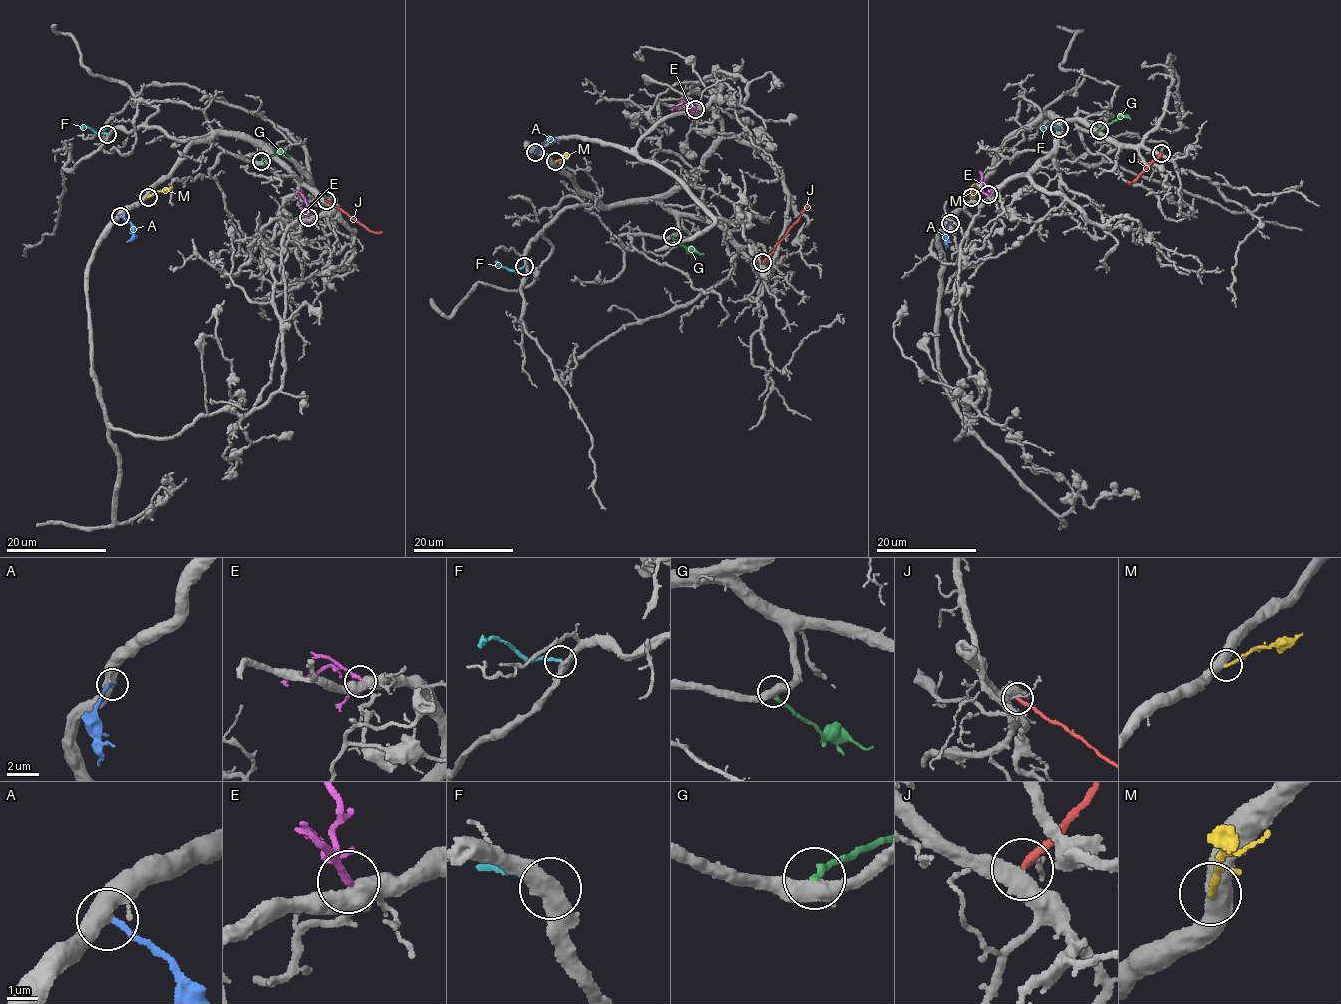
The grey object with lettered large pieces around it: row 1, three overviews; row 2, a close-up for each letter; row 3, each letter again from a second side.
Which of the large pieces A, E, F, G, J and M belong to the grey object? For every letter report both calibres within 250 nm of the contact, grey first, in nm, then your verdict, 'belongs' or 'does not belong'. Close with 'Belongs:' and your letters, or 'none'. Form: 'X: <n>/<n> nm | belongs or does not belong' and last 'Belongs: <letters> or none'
A: 420/200 nm | does not belong
E: 420/130 nm | belongs
F: 480/190 nm | belongs
G: 480/200 nm | does not belong
J: 190/240 nm | does not belong
M: 500/180 nm | does not belong
Belongs: E, F

